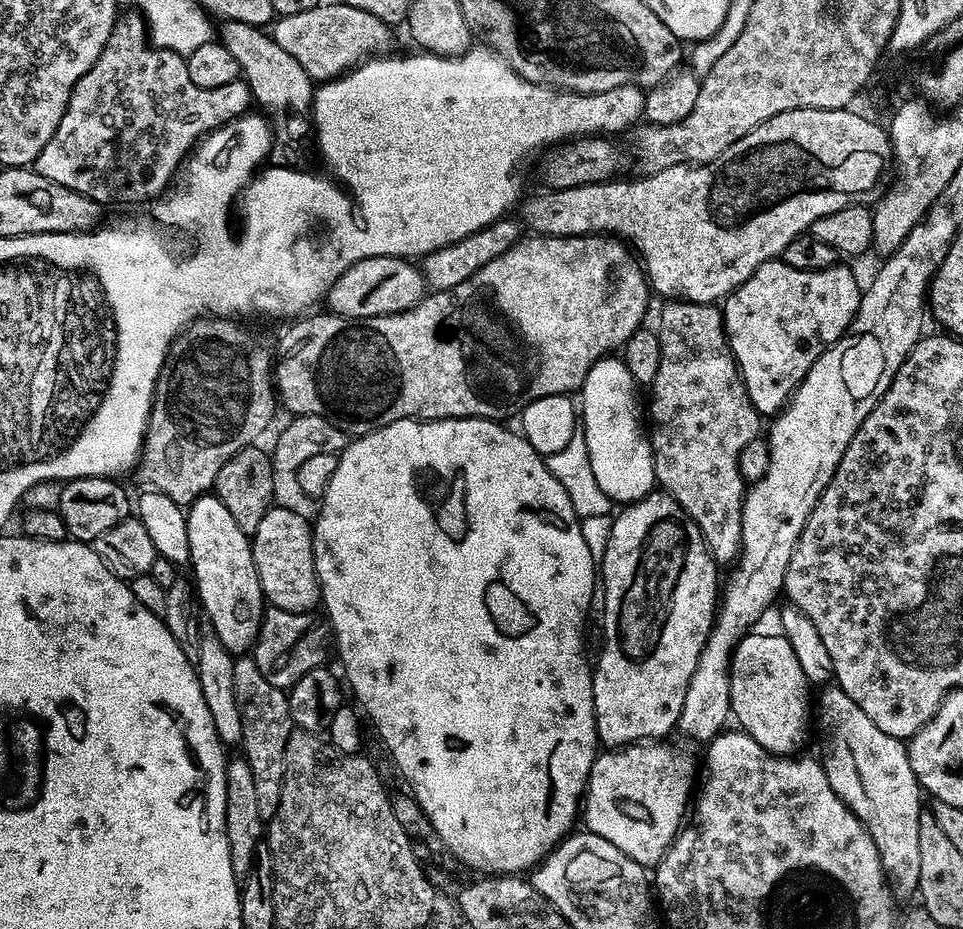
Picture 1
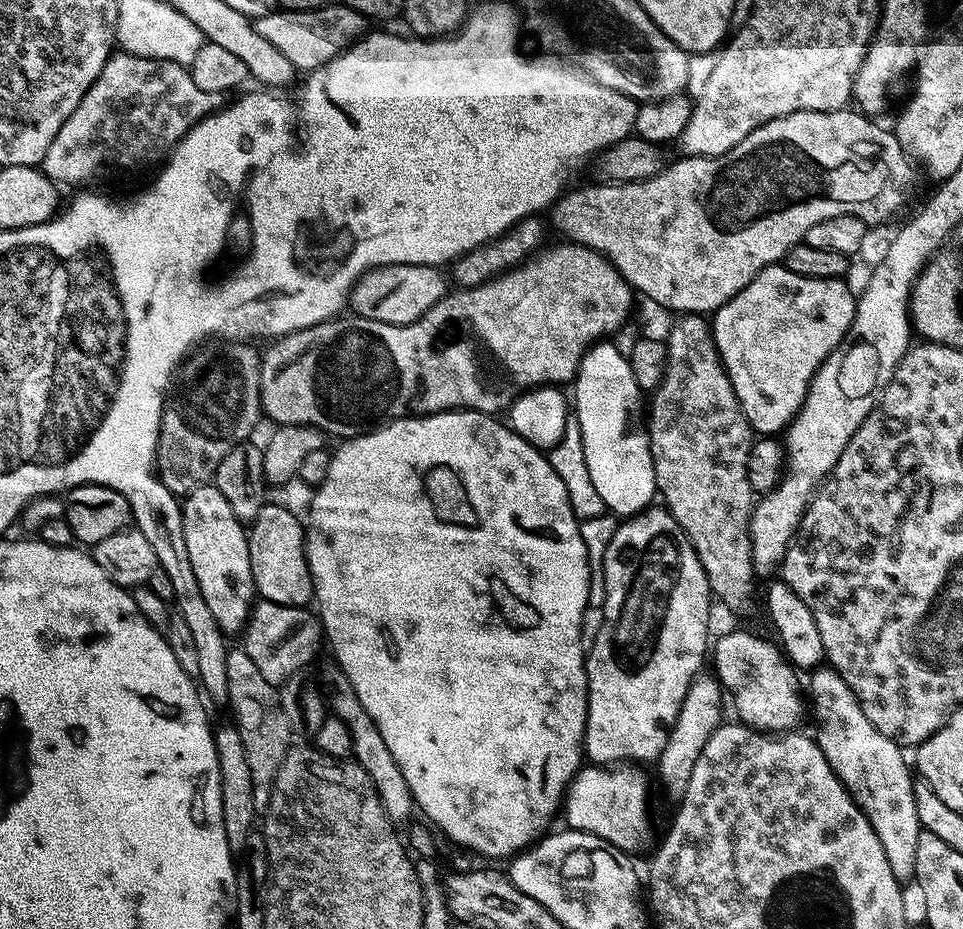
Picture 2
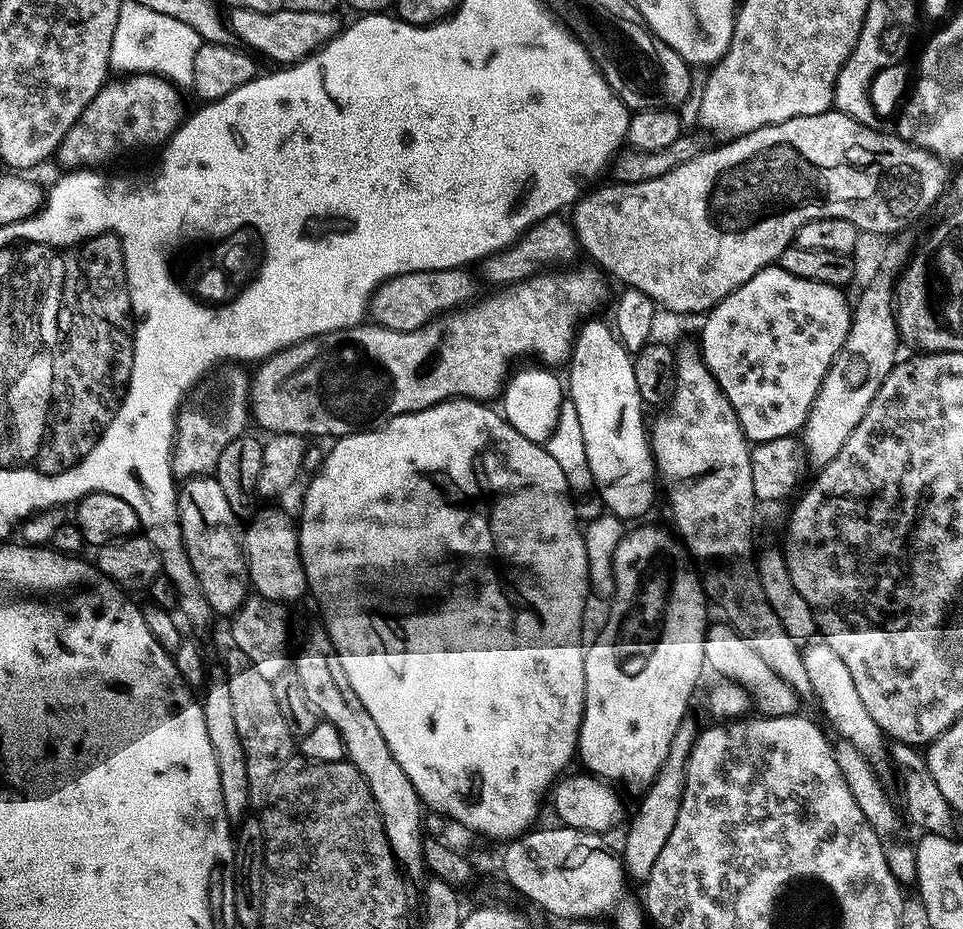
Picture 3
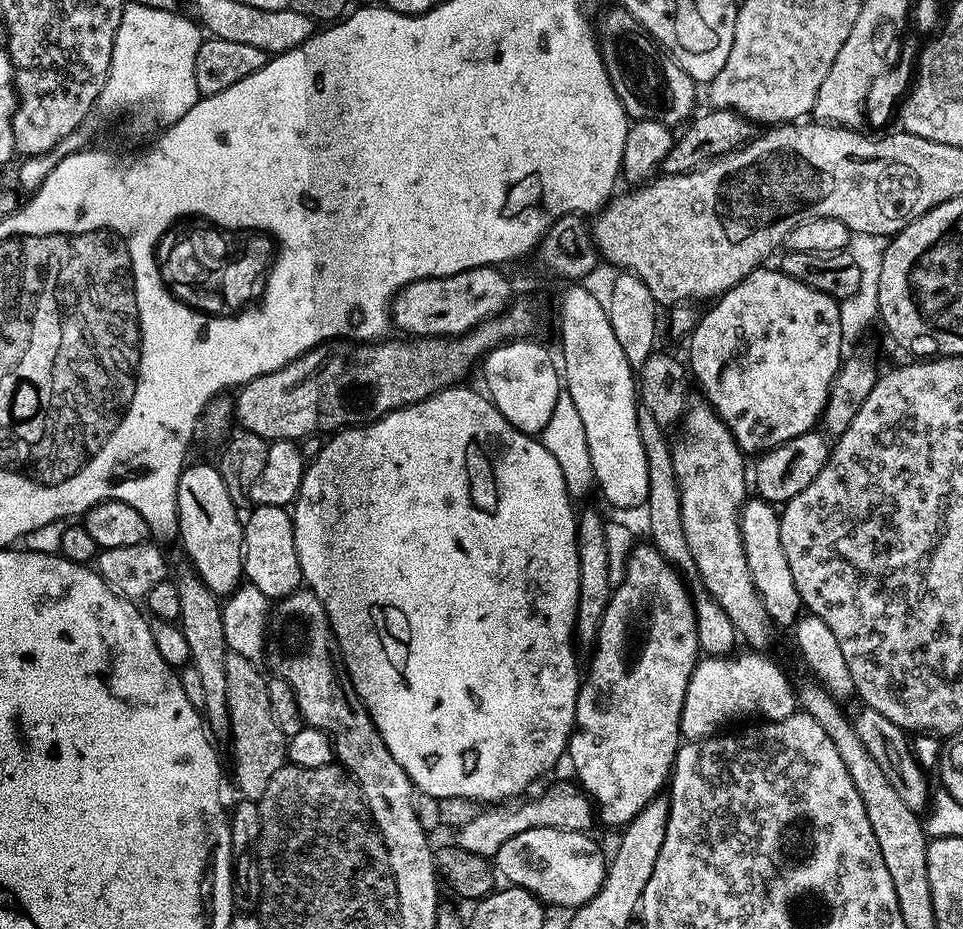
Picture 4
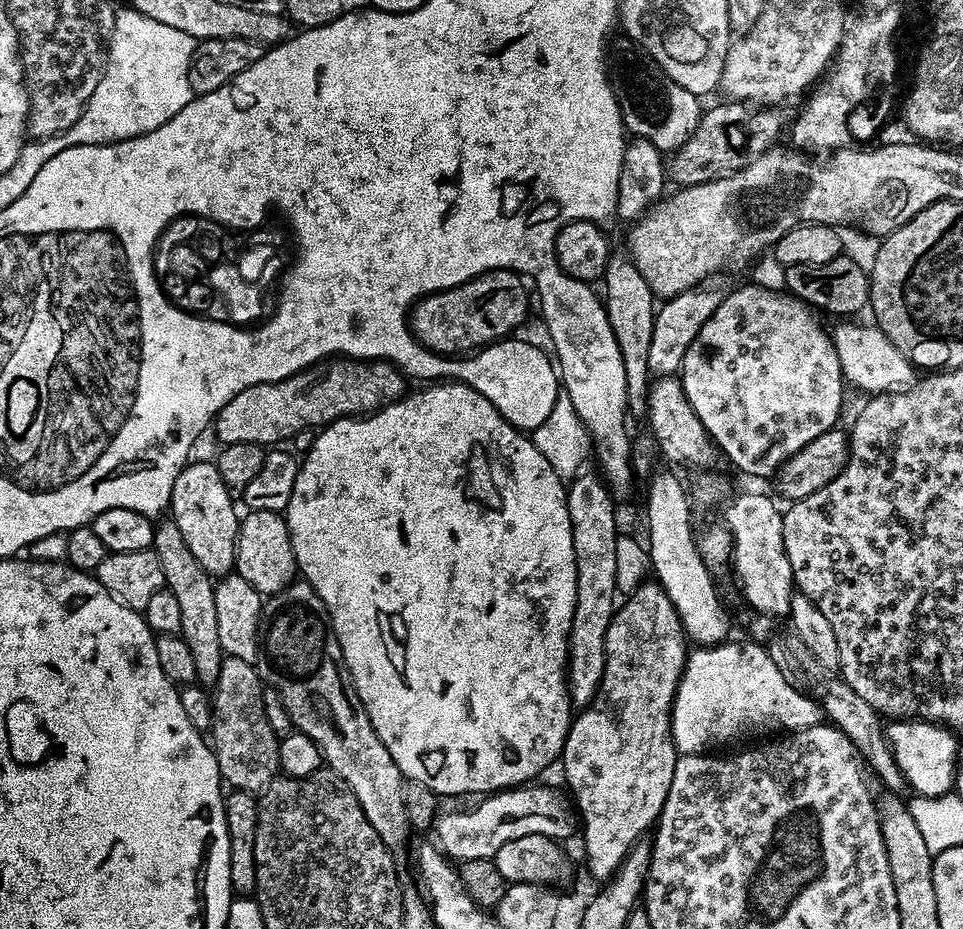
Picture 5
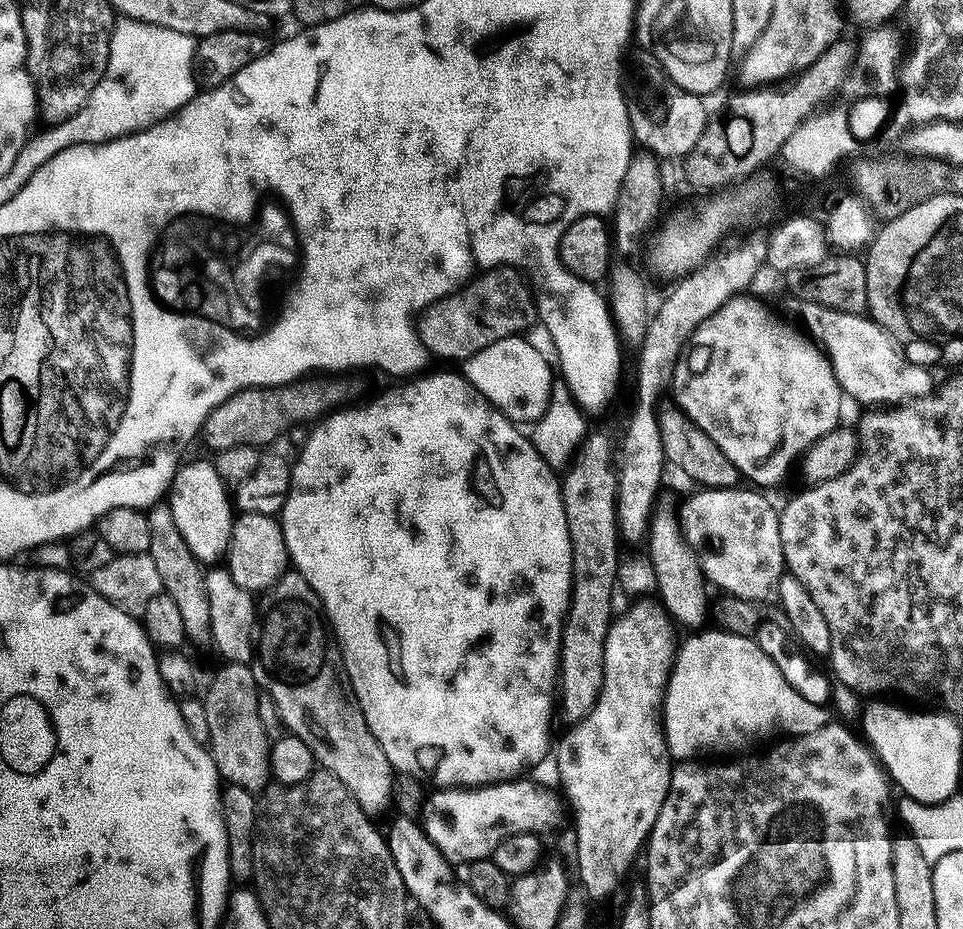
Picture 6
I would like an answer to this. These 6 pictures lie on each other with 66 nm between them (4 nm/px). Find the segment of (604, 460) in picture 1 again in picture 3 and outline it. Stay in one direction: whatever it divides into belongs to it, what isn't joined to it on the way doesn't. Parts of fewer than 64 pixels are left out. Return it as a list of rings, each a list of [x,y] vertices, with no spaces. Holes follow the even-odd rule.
[[[598,320],[583,321],[573,340],[572,355],[568,359],[568,380],[566,390],[571,407],[578,414],[579,429],[582,430],[583,448],[586,450],[588,469],[593,487],[598,490],[599,501],[605,509],[624,522],[643,519],[654,502],[656,491],[655,464],[652,460],[651,445],[646,433],[646,418],[642,416],[644,403],[638,394],[631,353],[618,340],[613,329]]]

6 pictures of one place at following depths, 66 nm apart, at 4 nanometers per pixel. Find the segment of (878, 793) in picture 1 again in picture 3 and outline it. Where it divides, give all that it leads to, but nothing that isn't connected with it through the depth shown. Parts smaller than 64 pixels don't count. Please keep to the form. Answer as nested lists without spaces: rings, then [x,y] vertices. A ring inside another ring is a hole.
[[[822,638],[809,639],[803,645],[802,651],[806,675],[810,678],[812,696],[820,703],[820,708],[828,719],[827,727],[829,729],[832,727],[839,739],[851,742],[868,761],[878,761],[883,752],[885,755],[883,742],[885,743],[886,737],[874,722],[874,718],[866,714],[866,706],[862,706],[862,698],[858,698],[858,690],[854,690],[854,680],[850,678],[850,670],[846,670],[838,654],[834,654],[834,650],[830,650],[830,646]]]

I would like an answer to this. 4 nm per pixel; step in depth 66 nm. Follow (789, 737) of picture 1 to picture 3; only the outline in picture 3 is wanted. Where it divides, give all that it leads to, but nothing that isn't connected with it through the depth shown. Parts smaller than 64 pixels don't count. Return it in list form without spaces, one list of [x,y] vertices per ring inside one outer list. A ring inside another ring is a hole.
[[[727,622],[713,623],[704,633],[704,662],[709,669],[717,672],[719,679],[742,686],[748,691],[755,711],[761,716],[790,716],[797,711],[798,697],[789,684],[782,682],[766,661],[754,651],[754,646],[746,642]]]

